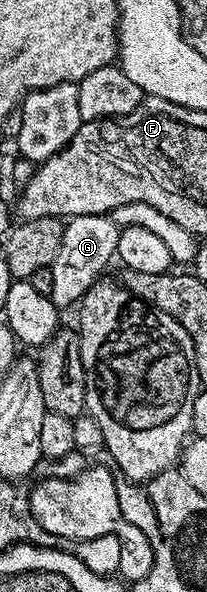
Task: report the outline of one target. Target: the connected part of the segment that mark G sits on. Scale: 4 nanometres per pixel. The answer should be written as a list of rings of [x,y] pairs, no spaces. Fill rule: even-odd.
[[[82,215],[73,217],[64,226],[62,245],[51,264],[54,283],[48,297],[60,311],[65,311],[77,303],[90,291],[90,287],[101,276],[100,273],[116,257],[121,226],[113,223],[108,215]]]

